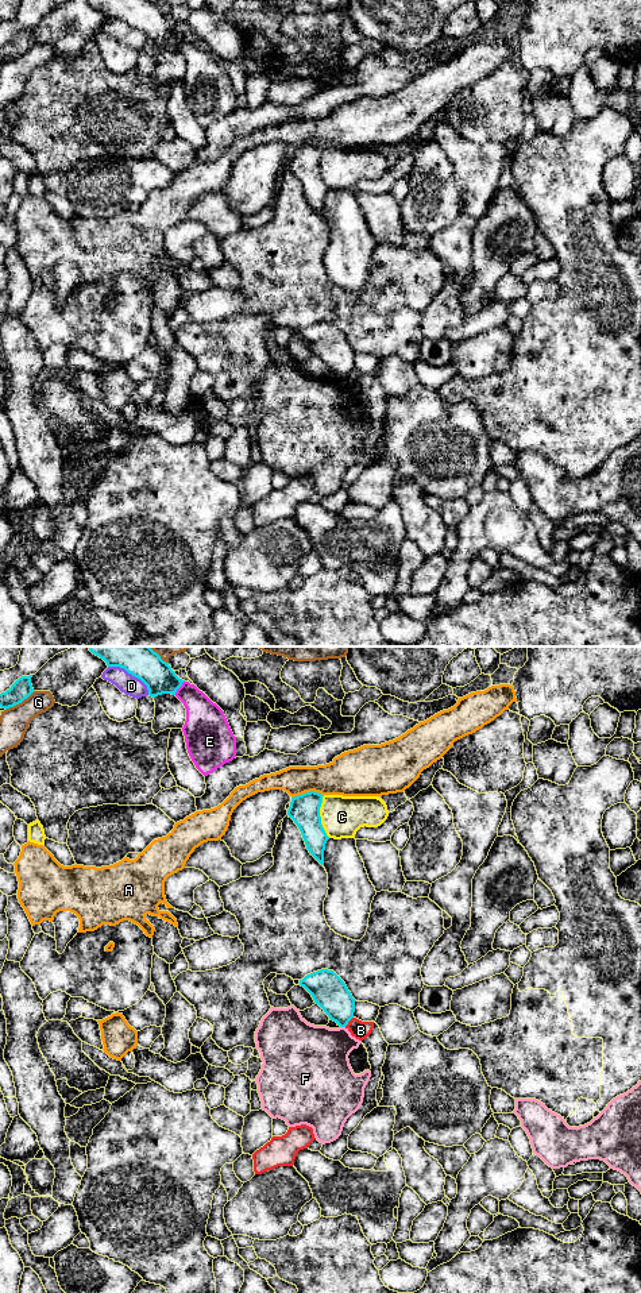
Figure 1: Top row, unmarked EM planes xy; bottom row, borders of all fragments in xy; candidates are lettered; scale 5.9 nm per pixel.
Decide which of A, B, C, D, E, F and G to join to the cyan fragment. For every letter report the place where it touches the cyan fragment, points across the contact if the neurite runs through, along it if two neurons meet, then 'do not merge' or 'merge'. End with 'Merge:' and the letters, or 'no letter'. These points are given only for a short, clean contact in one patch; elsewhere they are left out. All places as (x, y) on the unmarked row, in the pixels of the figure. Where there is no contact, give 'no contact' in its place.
A: xy (307, 145) | do not merge
B: xy (348, 373) | along xy (352, 369), (344, 378) | do not merge
C: xy (320, 169) | do not merge
D: xy (131, 26) | do not merge
E: xy (180, 38) | do not merge
F: xy (343, 378) | do not merge
G: xy (19, 54) | do not merge
Merge: no letter

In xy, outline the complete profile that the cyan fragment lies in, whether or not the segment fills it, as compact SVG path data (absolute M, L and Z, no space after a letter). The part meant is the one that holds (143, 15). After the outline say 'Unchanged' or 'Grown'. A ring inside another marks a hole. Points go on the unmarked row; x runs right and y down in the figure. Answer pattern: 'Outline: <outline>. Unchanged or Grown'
Outline: M89 0L89 3L103 11L108 19L124 20L140 31L152 50L162 46L175 47L185 34L151 0Z. Unchanged

